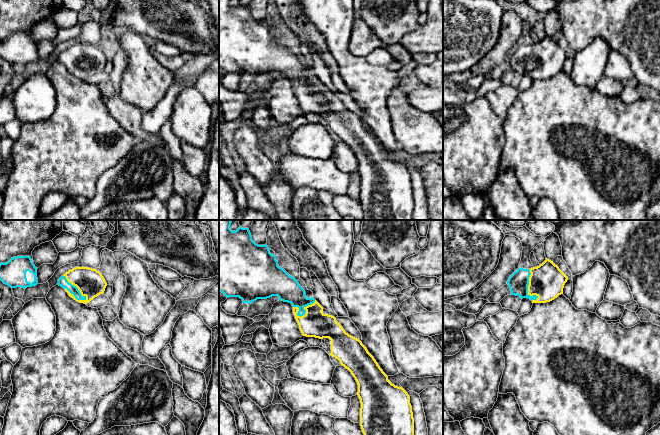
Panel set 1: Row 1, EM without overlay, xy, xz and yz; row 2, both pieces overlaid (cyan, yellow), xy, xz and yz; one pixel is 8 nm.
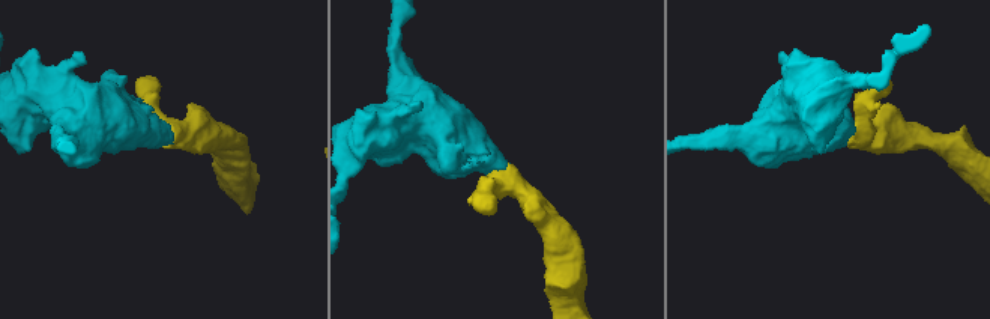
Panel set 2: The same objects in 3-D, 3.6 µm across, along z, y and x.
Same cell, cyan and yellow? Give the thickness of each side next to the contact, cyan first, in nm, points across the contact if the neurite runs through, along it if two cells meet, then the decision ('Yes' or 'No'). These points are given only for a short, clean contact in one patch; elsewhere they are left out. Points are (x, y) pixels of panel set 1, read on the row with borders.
Thickness 80 nm (cyan) against 220 nm. Path across: xy (62, 281), (68, 281), (76, 287), (90, 282). Yes

